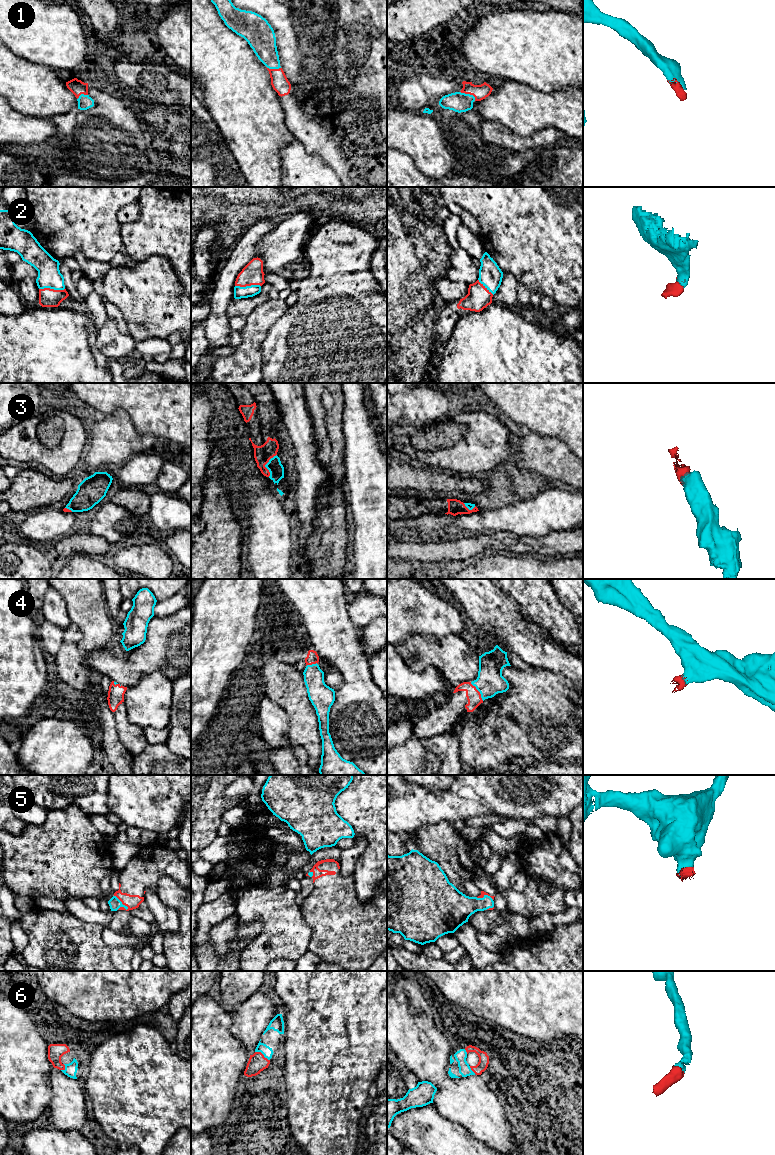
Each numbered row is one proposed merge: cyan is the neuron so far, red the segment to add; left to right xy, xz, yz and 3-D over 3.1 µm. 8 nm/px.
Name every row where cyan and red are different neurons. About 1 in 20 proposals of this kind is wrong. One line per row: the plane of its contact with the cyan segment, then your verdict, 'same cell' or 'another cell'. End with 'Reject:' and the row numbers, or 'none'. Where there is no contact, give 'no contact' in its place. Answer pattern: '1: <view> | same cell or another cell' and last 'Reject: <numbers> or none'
1: yz | same cell
2: xy | same cell
3: xz | same cell
4: yz | same cell
5: xy | same cell
6: xz | same cell
Reject: none

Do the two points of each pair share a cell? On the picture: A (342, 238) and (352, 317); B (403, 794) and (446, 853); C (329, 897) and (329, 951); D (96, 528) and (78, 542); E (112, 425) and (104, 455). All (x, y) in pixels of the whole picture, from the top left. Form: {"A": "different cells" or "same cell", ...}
{"A": "same cell", "B": "different cells", "C": "same cell", "D": "different cells", "E": "same cell"}

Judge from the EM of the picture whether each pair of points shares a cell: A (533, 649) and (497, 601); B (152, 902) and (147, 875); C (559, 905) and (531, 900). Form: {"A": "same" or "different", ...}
{"A": "same", "B": "different", "C": "same"}

